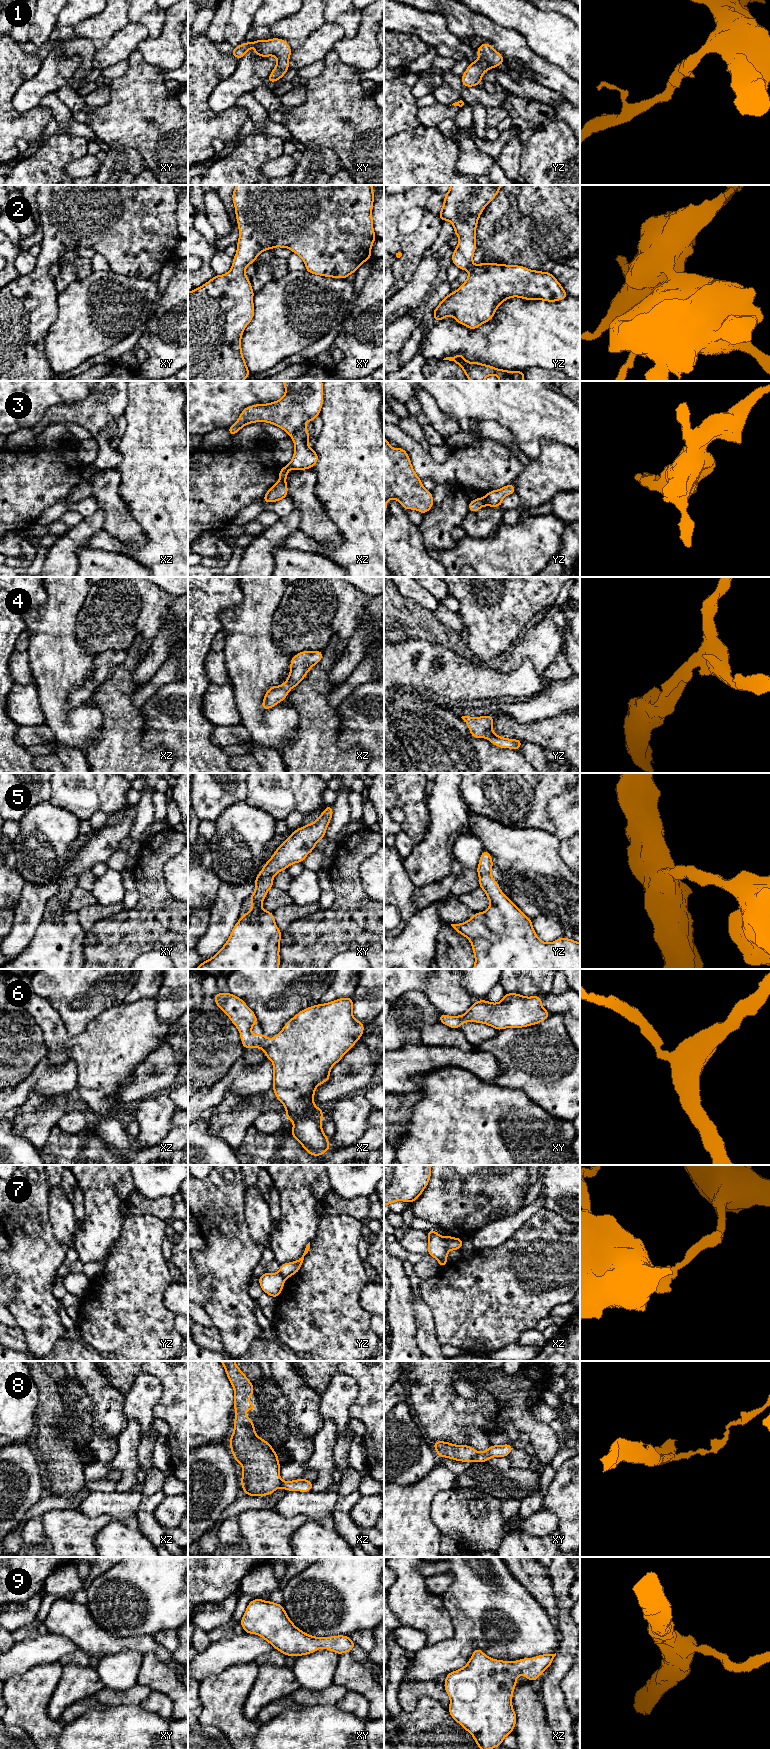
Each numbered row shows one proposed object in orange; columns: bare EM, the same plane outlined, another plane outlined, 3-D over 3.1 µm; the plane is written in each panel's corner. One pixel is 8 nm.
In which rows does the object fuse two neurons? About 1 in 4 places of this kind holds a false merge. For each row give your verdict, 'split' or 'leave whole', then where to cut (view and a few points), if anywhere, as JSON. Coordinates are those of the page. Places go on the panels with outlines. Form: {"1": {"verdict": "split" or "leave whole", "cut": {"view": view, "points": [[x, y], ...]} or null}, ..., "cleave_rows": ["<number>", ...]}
{"1": {"verdict": "leave whole", "cut": null}, "2": {"verdict": "leave whole", "cut": null}, "3": {"verdict": "split", "cut": {"view": "yz", "points": [[482, 498], [484, 505]]}}, "4": {"verdict": "leave whole", "cut": null}, "5": {"verdict": "leave whole", "cut": null}, "6": {"verdict": "leave whole", "cut": null}, "7": {"verdict": "split", "cut": {"view": "yz", "points": [[279, 1272], [285, 1278]]}}, "8": {"verdict": "split", "cut": {"view": "xy", "points": [[478, 1452], [472, 1460]]}}, "9": {"verdict": "leave whole", "cut": null}, "cleave_rows": ["3", "7", "8"]}

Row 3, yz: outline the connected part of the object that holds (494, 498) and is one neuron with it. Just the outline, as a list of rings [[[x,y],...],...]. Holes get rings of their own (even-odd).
[[[512,483],[498,490],[492,490],[484,496],[483,498],[484,506],[500,507],[502,506],[503,498],[507,495],[511,495],[514,493],[515,493],[515,486]]]

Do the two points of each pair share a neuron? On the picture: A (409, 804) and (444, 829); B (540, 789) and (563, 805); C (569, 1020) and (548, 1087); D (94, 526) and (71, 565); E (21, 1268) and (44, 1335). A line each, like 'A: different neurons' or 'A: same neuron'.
A: different neurons
B: different neurons
C: different neurons
D: same neuron
E: same neuron

